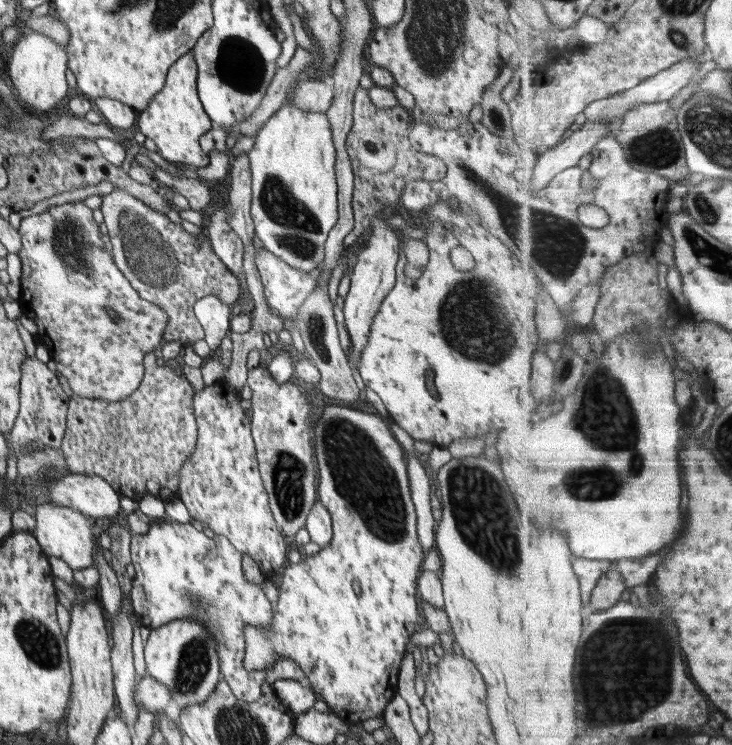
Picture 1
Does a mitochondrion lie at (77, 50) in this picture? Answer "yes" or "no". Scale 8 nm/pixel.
no

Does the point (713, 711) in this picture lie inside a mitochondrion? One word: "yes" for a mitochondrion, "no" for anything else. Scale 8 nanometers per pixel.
no

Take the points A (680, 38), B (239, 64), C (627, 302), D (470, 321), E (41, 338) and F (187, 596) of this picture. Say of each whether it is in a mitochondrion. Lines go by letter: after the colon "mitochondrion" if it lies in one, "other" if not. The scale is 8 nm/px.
A: mitochondrion
B: mitochondrion
C: other
D: mitochondrion
E: other
F: mitochondrion

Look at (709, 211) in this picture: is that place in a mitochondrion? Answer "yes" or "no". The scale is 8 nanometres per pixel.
yes

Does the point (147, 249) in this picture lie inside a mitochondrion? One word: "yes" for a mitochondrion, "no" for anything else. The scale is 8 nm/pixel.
yes

